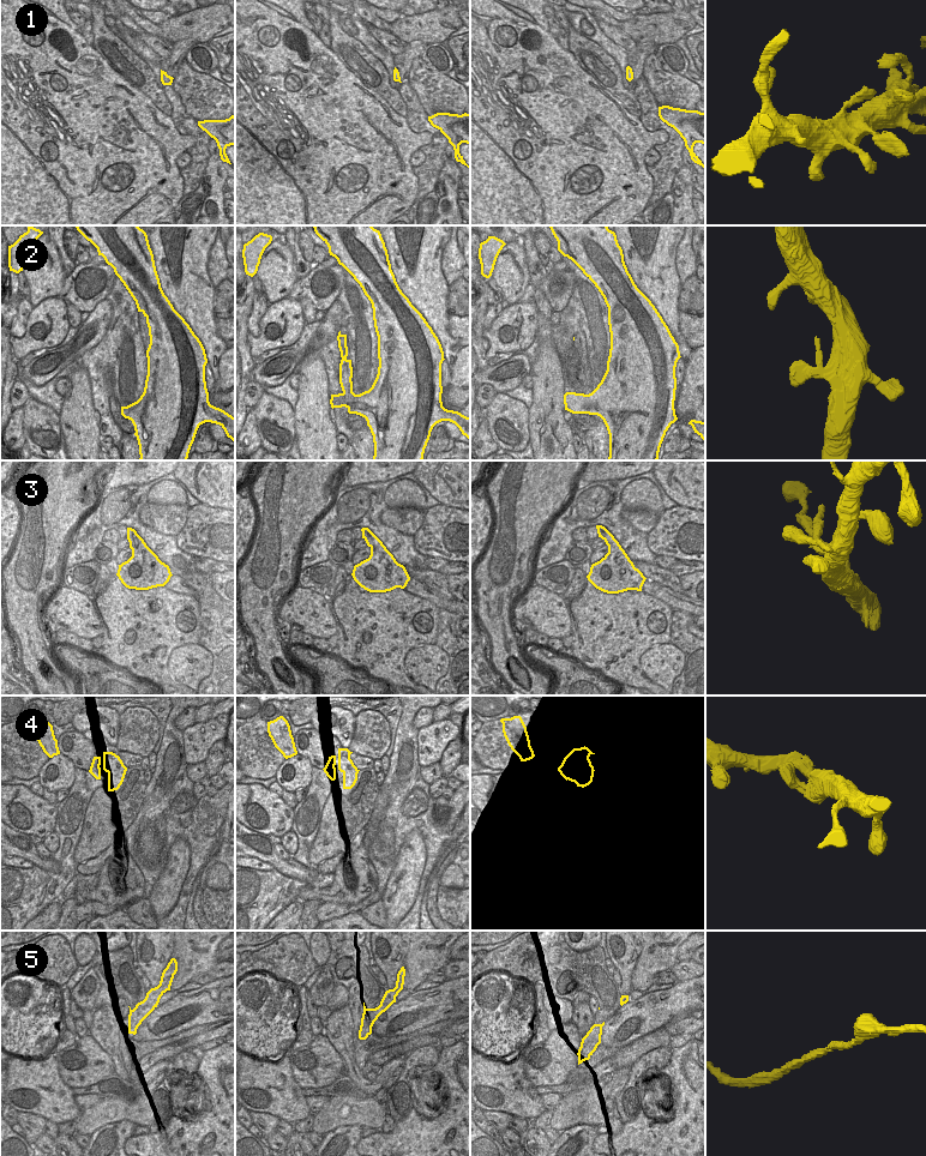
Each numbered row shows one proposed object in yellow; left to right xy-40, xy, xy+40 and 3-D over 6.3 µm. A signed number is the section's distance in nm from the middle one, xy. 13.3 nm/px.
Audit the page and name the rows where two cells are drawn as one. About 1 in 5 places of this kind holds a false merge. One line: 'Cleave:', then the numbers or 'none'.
Cleave: none

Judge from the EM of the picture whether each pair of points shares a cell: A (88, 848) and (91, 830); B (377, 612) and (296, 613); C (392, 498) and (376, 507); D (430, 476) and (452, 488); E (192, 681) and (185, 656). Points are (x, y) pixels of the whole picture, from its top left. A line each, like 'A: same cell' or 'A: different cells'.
A: same cell
B: different cells
C: different cells
D: same cell
E: same cell

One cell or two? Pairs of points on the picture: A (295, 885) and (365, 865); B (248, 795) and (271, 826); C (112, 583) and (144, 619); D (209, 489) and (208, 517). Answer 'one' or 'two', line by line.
A: two
B: one
C: one
D: two

